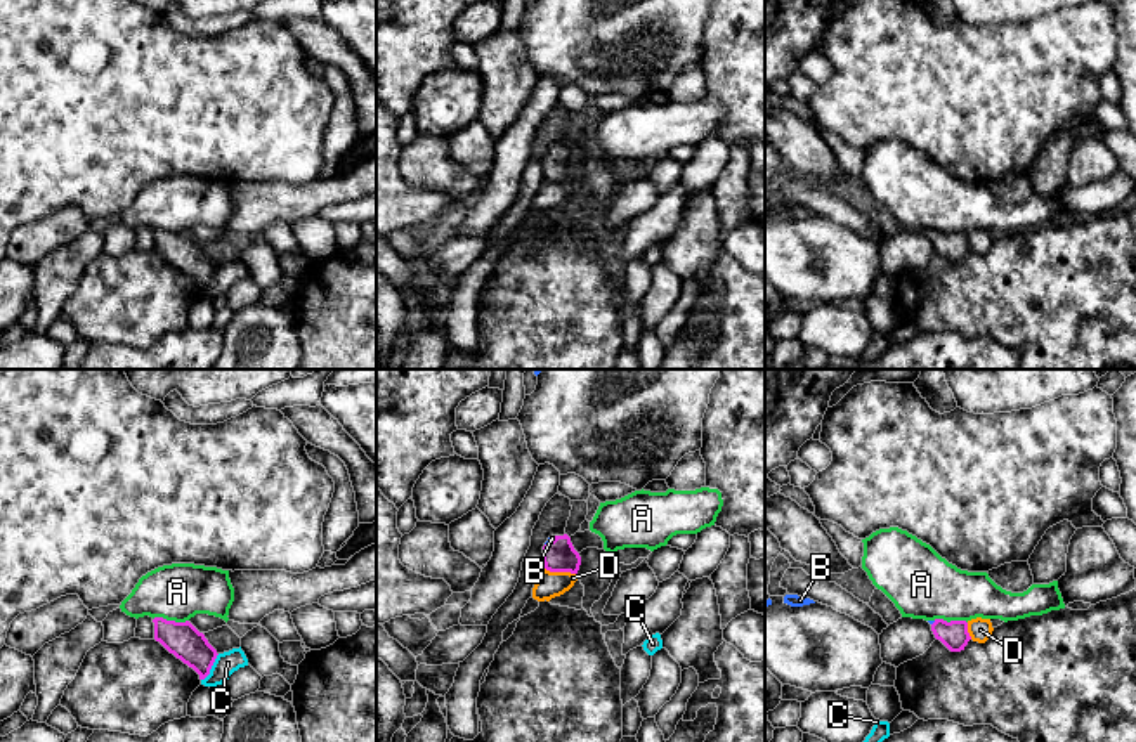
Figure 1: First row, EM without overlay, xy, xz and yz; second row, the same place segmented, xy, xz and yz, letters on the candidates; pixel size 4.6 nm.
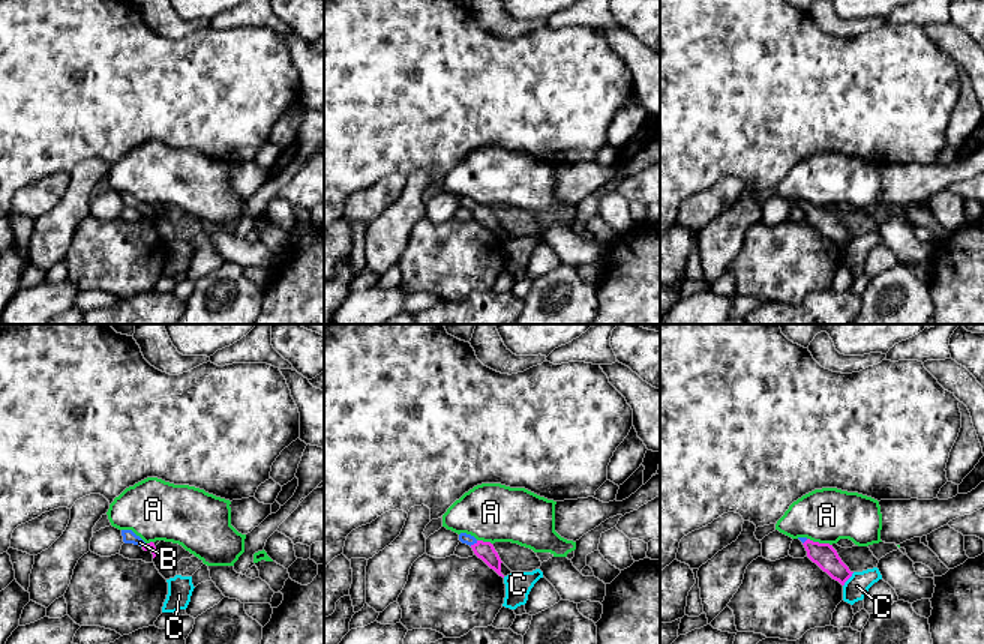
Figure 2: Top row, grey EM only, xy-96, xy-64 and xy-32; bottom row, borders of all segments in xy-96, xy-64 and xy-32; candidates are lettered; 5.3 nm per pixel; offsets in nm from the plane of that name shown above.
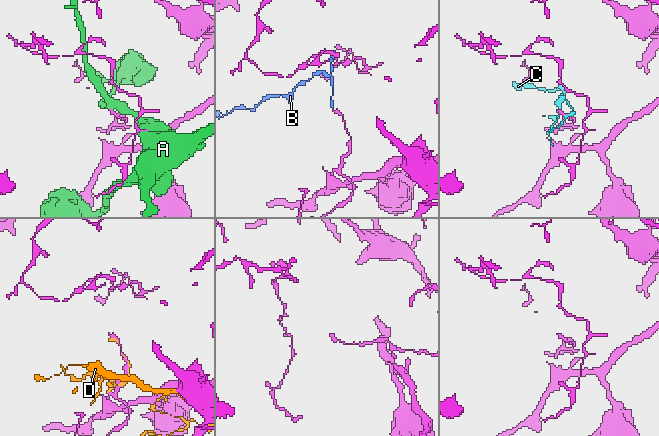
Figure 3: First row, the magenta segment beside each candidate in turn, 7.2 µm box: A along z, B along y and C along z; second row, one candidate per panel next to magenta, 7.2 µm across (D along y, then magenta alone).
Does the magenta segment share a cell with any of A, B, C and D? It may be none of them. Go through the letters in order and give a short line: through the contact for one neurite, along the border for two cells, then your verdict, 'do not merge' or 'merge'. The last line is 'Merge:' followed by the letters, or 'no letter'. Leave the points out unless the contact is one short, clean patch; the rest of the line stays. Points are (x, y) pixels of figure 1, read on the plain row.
A: do not merge
B: xz (559, 167), (550, 153), (552, 149) | merge
C: xy (219, 266), (202, 292) | do not merge
D: do not merge
Merge: B

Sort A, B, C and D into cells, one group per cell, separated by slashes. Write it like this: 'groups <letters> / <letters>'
groups A / B / C / D

